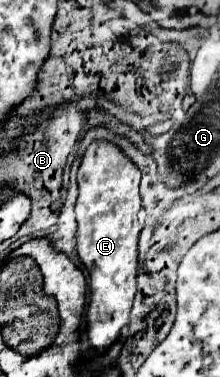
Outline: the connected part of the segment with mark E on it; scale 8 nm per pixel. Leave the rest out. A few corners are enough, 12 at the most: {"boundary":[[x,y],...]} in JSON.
{"boundary":[[87,148],[77,254],[91,278],[87,338],[103,354],[137,292],[141,170]]}

